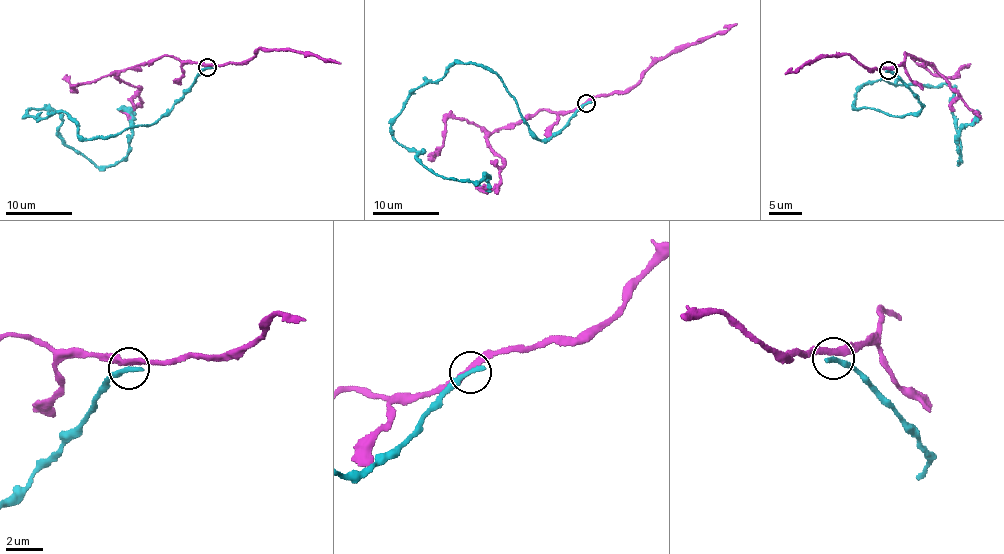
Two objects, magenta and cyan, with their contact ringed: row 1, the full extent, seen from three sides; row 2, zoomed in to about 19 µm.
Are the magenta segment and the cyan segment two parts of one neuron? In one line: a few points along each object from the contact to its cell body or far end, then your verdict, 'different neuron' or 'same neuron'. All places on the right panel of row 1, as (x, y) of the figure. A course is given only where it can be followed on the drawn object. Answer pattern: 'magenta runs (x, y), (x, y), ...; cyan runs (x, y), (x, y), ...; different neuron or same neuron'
magenta runs (888, 69), (900, 64), (905, 52), (933, 61), (922, 66), (932, 73), (952, 78), (971, 63); cyan runs (888, 71), (921, 109), (852, 107), (884, 77), (945, 84), (958, 164), (958, 133), (976, 110); different neuron

